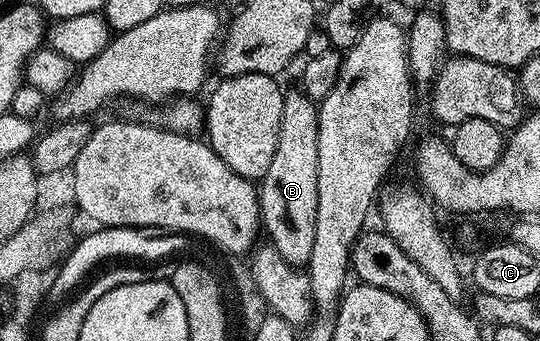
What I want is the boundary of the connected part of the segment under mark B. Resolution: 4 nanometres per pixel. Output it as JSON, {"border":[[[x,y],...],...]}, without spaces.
{"border":[[[288,91],[283,98],[281,130],[277,150],[269,170],[258,185],[259,214],[265,232],[271,235],[273,246],[285,262],[305,266],[313,254],[313,238],[317,226],[317,134],[319,110],[316,101],[302,91]]]}

